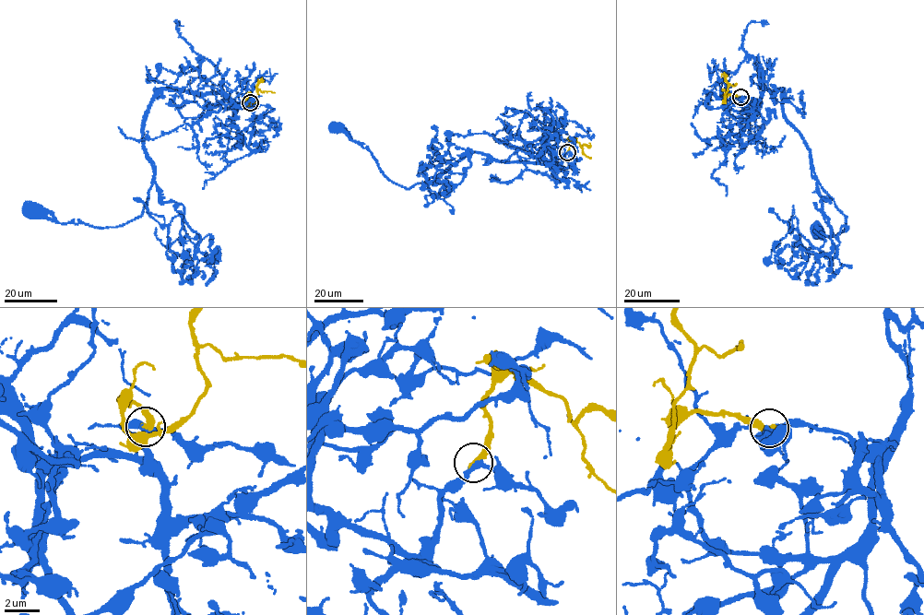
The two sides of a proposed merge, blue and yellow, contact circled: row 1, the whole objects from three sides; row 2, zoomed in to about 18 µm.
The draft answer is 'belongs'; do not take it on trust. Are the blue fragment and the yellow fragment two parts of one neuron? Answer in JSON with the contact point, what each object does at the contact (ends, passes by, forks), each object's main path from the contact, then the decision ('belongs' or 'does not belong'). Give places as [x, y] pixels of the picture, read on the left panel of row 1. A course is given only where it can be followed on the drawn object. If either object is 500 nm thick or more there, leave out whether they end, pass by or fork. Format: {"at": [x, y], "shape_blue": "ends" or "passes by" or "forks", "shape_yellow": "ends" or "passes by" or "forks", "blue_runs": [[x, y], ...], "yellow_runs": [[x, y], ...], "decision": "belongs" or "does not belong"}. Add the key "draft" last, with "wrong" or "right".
{"at": [250, 102], "shape_blue": "passes by", "shape_yellow": "ends", "blue_runs": [[249, 102], [159, 93], [142, 131], [153, 180], [141, 214], [121, 226], [57, 223], [29, 211]], "yellow_runs": [[250, 102], [245, 98], [247, 102], [252, 103], [258, 97], [258, 90], [275, 93]], "decision": "belongs", "draft": "right"}

